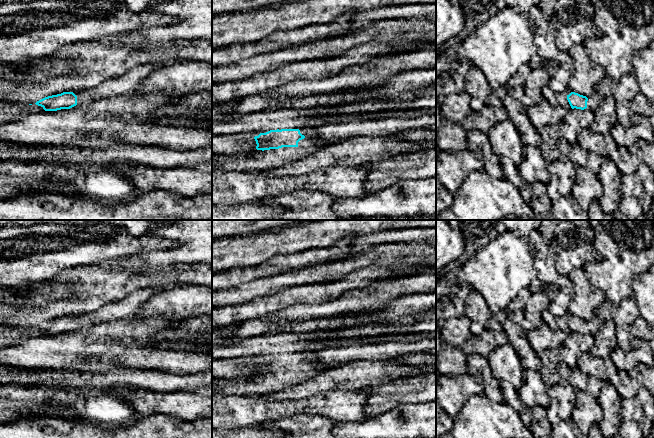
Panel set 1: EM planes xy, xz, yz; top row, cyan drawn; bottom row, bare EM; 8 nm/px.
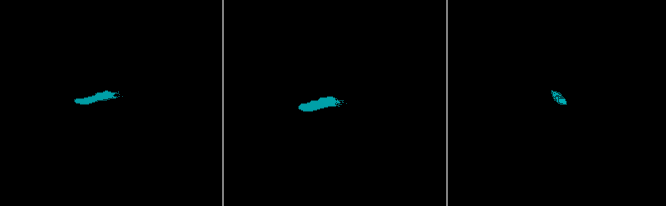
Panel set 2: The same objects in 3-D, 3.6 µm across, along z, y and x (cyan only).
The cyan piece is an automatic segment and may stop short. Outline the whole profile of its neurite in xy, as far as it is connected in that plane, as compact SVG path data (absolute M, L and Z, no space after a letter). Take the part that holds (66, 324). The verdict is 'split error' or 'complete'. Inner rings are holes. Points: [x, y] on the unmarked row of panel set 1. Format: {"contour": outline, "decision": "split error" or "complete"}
{"contour": "M94 312L82 316L63 316L61 318L45 321L35 328L45 335L70 333L78 328L89 328L94 325Z", "decision": "split error"}

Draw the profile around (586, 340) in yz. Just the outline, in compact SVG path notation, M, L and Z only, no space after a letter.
M586 332L567 334L559 349L560 360L572 369L578 369L578 357L582 353L590 352L594 346L594 335Z

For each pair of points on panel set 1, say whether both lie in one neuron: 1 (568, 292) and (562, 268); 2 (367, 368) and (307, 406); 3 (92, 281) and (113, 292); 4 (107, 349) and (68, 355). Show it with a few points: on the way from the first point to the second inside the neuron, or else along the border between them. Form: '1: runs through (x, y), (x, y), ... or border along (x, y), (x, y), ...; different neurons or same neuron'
1: border along (553, 254), (555, 269), (560, 274), (568, 276); different neurons
2: border along (355, 391), (326, 390), (308, 397); different neurons
3: runs through (97, 284), (108, 287); same neuron
4: runs through (97, 349), (78, 349); same neuron

